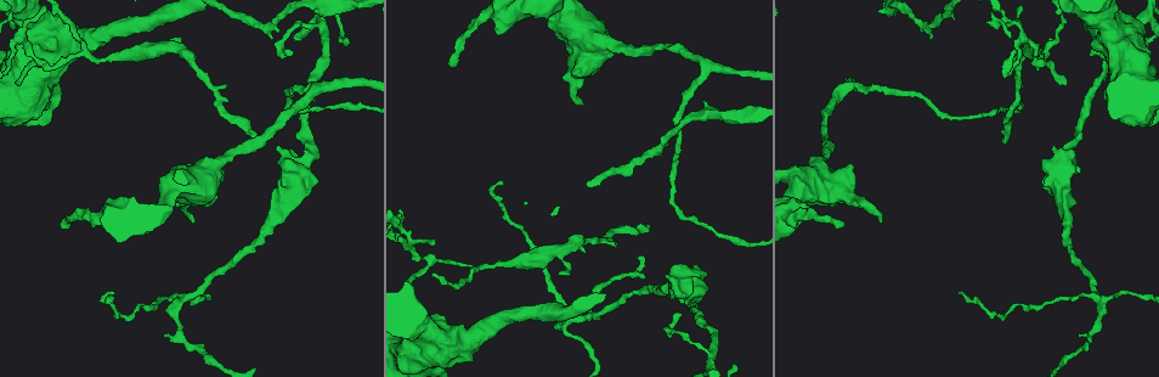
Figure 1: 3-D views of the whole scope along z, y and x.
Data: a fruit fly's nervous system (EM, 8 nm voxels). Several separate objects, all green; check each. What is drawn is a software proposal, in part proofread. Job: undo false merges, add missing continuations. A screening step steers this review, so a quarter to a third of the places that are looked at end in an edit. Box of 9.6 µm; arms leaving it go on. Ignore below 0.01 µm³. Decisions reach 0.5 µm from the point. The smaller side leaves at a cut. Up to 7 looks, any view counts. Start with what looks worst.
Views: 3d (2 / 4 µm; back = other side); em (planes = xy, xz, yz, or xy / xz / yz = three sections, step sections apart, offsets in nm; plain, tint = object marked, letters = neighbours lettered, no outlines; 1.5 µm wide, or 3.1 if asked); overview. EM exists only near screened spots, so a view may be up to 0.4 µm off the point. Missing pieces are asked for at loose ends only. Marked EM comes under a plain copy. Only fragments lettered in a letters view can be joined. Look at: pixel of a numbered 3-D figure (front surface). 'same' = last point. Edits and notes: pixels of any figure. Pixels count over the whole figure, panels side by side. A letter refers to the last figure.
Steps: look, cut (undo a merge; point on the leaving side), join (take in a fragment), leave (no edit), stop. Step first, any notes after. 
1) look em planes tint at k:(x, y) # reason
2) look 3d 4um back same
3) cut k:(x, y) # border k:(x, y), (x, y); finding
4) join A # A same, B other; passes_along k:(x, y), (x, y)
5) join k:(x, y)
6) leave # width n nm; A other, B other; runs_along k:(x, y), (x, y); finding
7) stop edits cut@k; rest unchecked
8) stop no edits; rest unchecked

look 3d 4um at 1:(843, 224) # tapers out

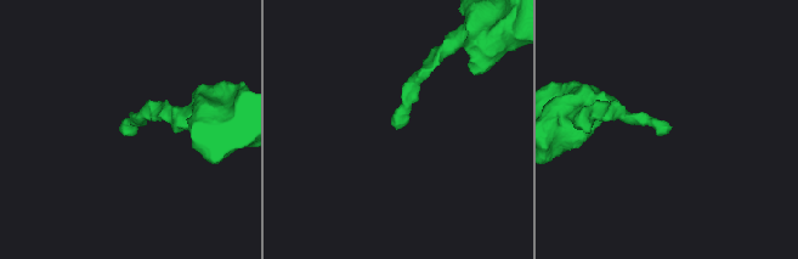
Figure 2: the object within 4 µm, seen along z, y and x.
look em planes letters at 2:(397, 129) # now the EM

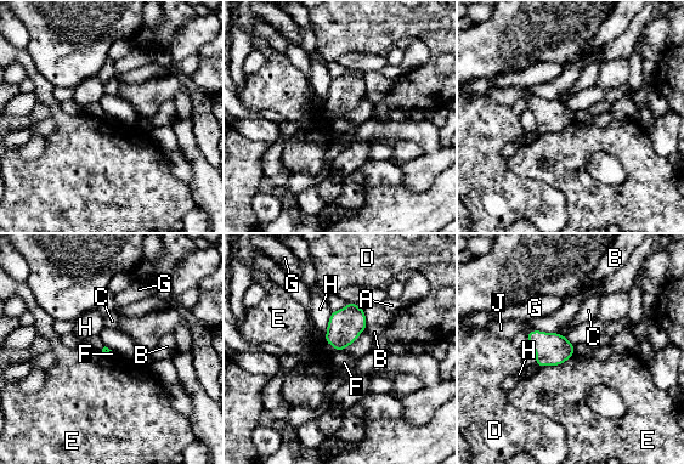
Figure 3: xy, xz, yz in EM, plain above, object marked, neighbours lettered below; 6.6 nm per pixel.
leave # A other, B other, C other, D other, E other, F other, G other, H other, J other; border 3:(574, 346), (575, 352); none of them fits

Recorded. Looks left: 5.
look 3d 2um at 1:(166, 334) # free end

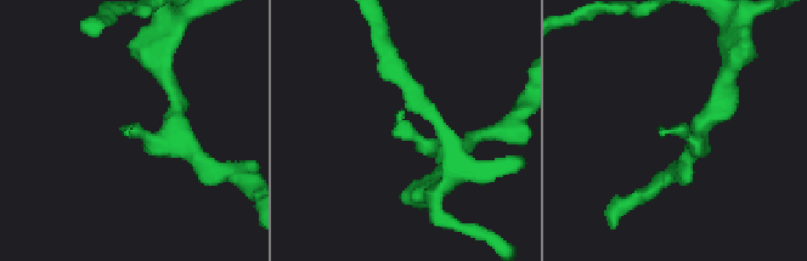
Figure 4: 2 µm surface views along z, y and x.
look em planes letters at 4:(663, 132) # now the EM

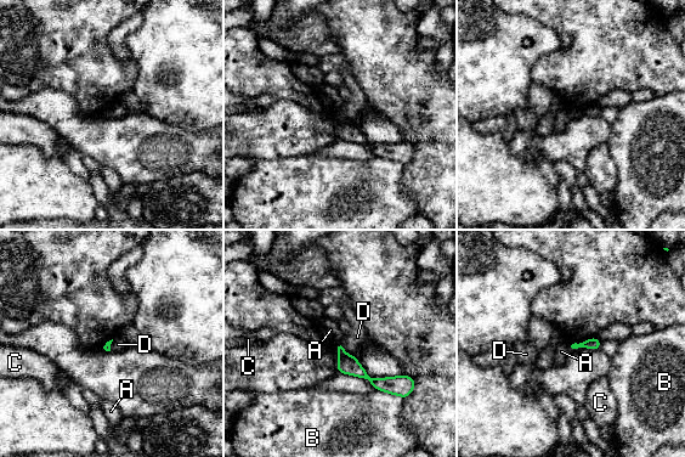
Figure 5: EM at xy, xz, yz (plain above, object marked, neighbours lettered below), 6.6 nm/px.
leave # A other, B other, C other, D other; border 5:(340, 342), (344, 350), (352, 355); no lettered fragment goes on from it

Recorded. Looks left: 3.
look 3d 2um at 1:(84, 52) # three arms meet

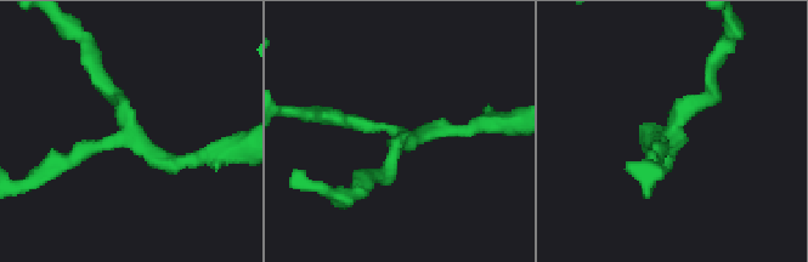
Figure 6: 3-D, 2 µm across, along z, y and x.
look em yz step 8 tint at 6:(134, 140) # arms 3; now the EM

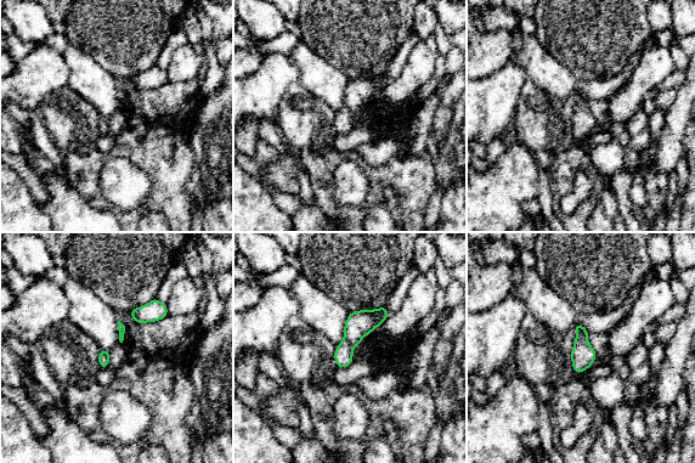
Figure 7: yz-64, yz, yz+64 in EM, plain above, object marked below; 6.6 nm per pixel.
look em yz step 8 letters same # what lies round it

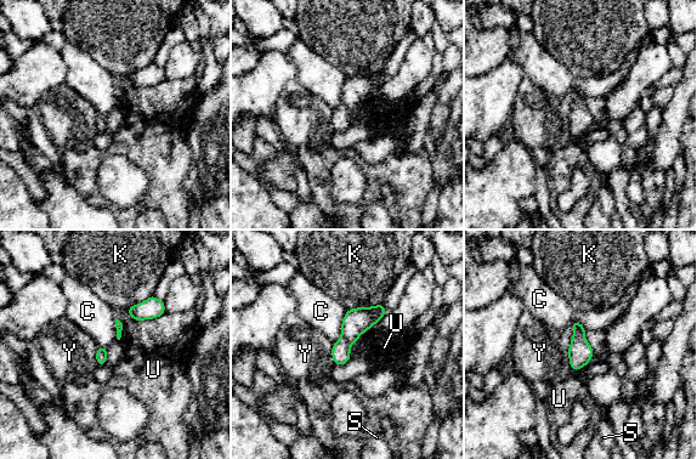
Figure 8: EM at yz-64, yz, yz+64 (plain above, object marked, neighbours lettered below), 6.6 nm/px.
leave # longest_contact Y 300 nm; C other, K other, S other, U other, Y other; one neuron here

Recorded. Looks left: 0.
stop no edits; rest unchecked

